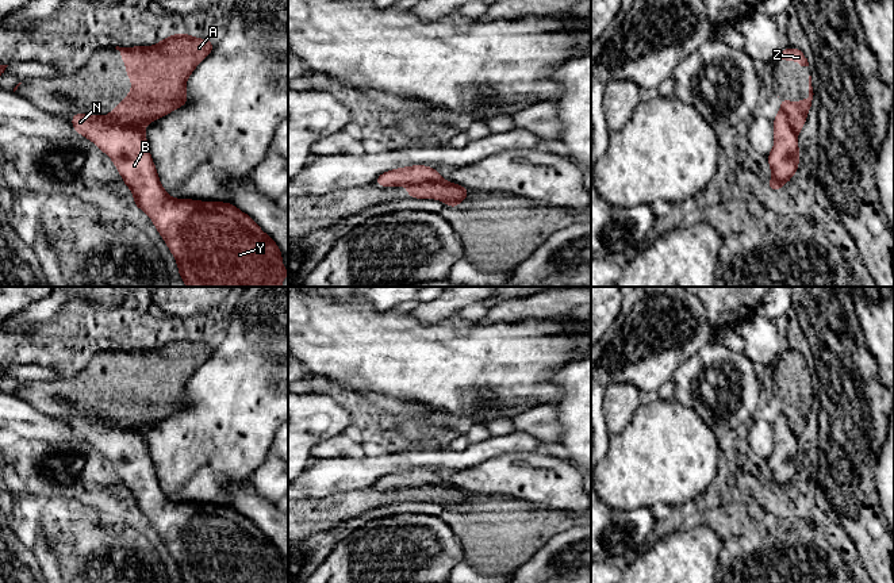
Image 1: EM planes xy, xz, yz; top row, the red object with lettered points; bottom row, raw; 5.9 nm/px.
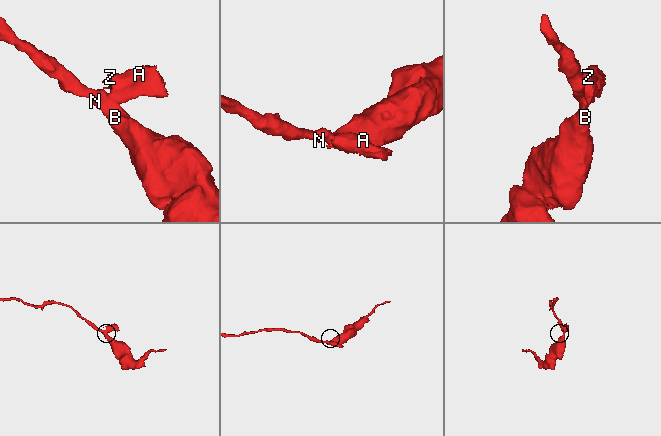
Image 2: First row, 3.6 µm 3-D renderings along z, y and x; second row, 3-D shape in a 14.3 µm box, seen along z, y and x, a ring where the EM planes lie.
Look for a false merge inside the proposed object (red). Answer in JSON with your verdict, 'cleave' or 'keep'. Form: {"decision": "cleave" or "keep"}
{"decision": "cleave"}

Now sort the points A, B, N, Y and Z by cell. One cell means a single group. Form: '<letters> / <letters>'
A Z / B N Y

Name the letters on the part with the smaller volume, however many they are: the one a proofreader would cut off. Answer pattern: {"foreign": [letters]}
{"foreign": ["A", "Z"]}

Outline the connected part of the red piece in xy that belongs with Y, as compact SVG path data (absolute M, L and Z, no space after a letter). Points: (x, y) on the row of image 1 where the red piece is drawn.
M77 111L70 123L78 135L97 145L112 160L134 195L133 206L150 216L187 287L283 287L281 281L288 276L283 265L283 250L250 215L233 203L174 199L168 195L149 151L145 127L128 127L108 116Z

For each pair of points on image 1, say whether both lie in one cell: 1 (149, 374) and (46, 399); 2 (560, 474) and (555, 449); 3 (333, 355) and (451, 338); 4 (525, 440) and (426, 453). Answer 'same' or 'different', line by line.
1: same
2: different
3: same
4: same

